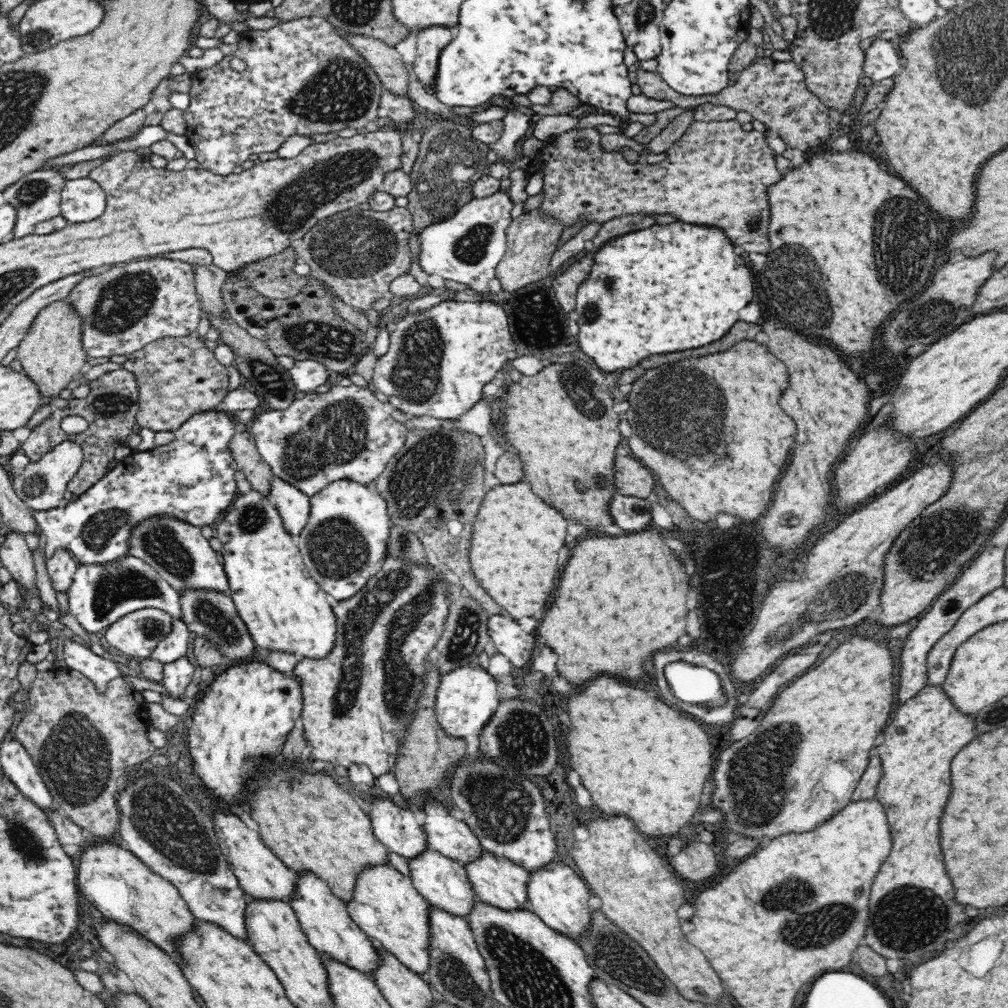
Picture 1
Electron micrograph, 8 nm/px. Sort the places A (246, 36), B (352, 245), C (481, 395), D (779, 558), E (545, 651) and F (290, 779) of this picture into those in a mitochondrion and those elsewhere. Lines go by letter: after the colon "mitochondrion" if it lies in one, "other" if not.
A: other
B: mitochondrion
C: other
D: other
E: other
F: mitochondrion

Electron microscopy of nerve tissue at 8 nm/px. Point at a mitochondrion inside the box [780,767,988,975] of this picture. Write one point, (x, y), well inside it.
(909, 919)

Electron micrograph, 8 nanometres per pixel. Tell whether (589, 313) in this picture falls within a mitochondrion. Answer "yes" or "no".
yes

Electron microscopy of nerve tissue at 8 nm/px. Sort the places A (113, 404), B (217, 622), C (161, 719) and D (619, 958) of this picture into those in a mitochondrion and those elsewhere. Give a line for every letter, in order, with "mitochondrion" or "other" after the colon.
A: mitochondrion
B: mitochondrion
C: other
D: mitochondrion

